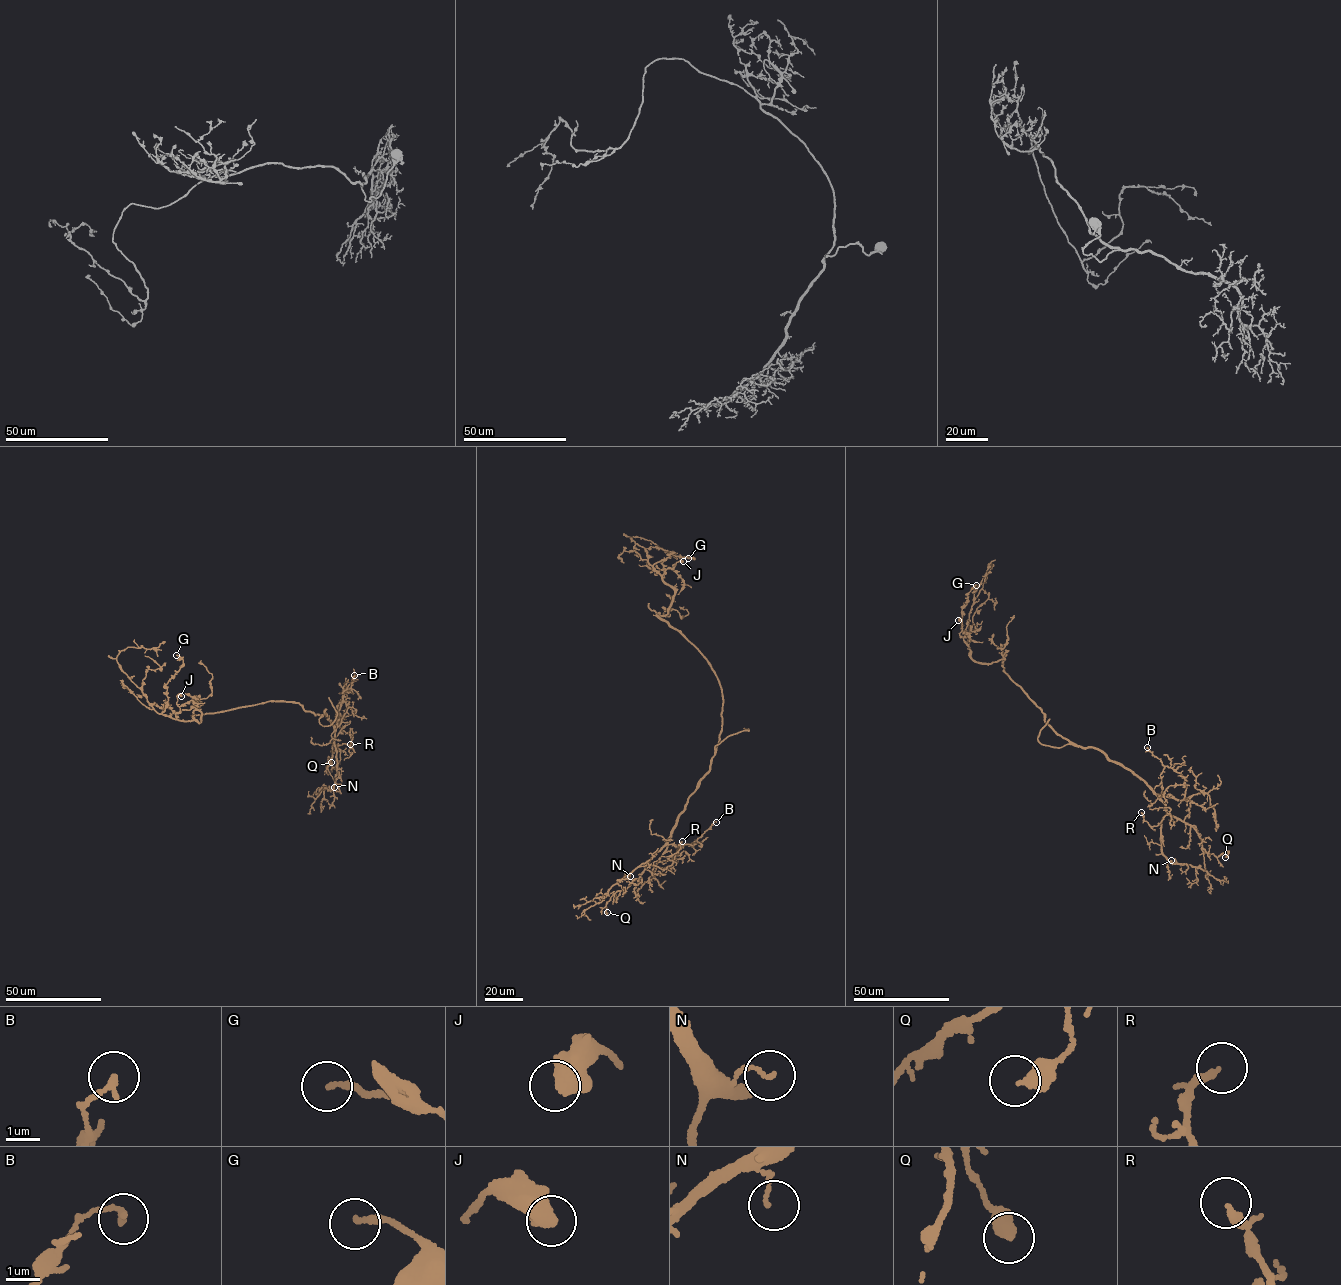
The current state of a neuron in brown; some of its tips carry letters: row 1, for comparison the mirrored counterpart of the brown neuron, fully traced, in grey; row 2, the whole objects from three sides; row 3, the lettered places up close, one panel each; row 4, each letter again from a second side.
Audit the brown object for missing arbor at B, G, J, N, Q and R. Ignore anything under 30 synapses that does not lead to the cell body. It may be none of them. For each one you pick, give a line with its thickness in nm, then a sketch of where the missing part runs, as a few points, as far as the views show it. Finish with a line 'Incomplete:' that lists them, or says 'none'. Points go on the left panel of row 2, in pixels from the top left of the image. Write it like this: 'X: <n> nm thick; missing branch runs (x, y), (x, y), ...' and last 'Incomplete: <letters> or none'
Incomplete: none

